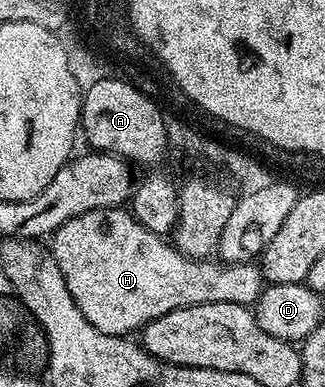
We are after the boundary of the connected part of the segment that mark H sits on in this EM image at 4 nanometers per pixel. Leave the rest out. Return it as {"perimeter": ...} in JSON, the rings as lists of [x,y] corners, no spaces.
{"perimeter":[[[109,206],[84,212],[55,230],[52,241],[48,248],[64,272],[76,308],[100,332],[126,336],[176,308],[205,302],[253,307],[262,295],[264,279],[254,262],[219,264],[189,258],[163,235],[148,232],[126,208]]]}

